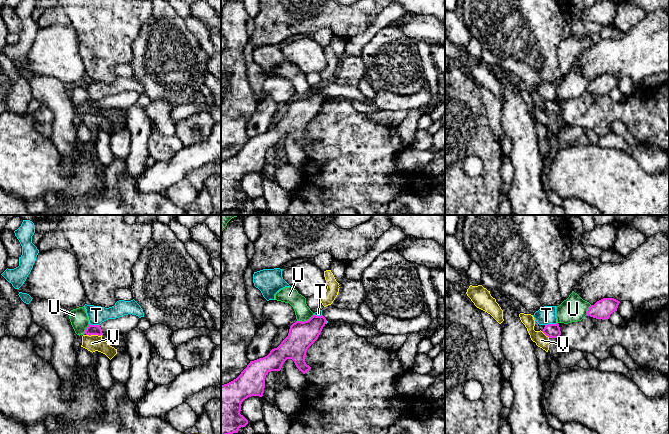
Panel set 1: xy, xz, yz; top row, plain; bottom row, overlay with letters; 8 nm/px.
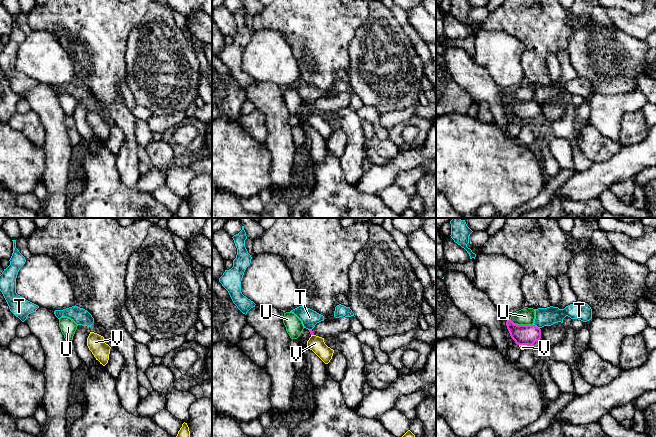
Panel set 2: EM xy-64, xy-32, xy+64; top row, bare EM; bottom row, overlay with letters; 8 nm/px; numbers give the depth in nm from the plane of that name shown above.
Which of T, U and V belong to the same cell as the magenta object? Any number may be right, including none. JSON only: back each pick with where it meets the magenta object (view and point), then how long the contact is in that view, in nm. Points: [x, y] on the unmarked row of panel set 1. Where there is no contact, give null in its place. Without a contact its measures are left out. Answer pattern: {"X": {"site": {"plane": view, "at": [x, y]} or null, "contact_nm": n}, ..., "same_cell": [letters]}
{"same_cell": []}

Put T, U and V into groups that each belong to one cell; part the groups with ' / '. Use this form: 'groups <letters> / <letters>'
groups T / U / V

